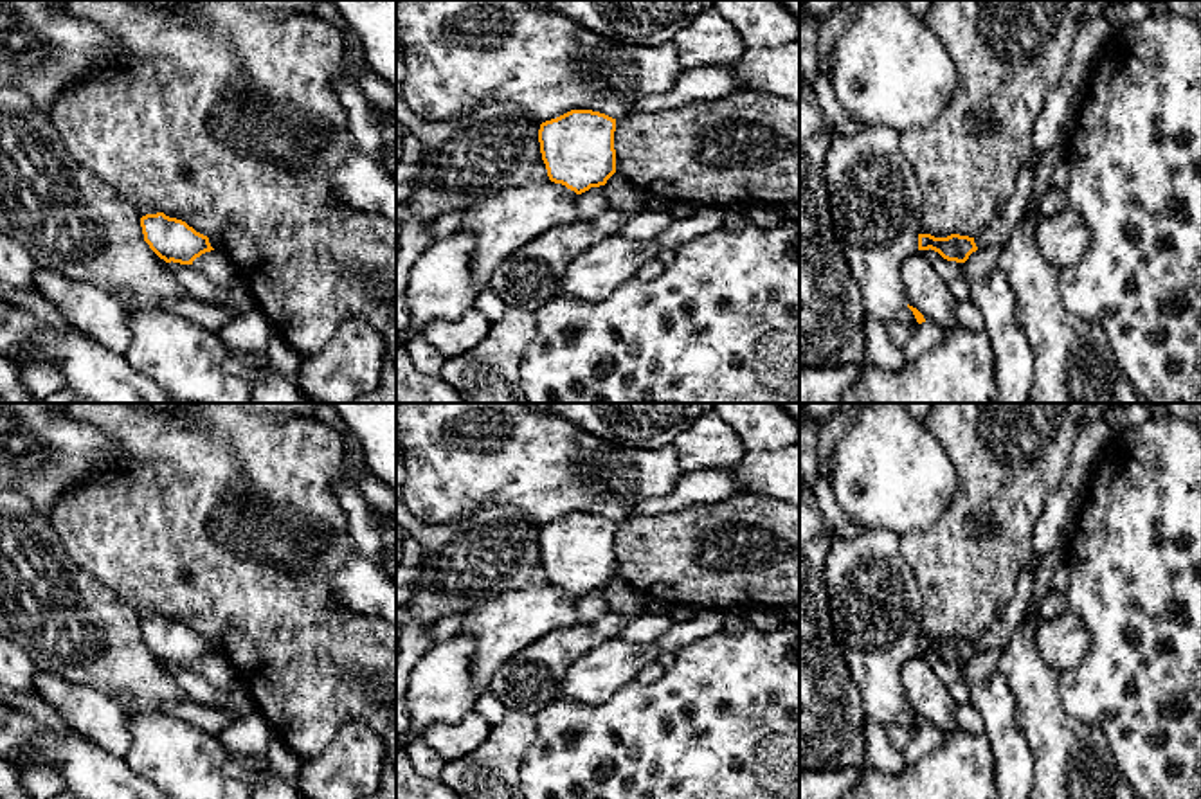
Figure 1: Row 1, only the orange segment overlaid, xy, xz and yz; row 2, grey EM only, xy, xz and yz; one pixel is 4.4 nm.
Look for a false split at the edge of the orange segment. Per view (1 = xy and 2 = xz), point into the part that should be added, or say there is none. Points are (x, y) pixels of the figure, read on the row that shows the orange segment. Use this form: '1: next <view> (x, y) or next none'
1: next none
2: next none

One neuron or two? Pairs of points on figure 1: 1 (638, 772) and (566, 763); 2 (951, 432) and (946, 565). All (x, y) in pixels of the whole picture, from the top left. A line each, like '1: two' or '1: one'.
1: one
2: one

